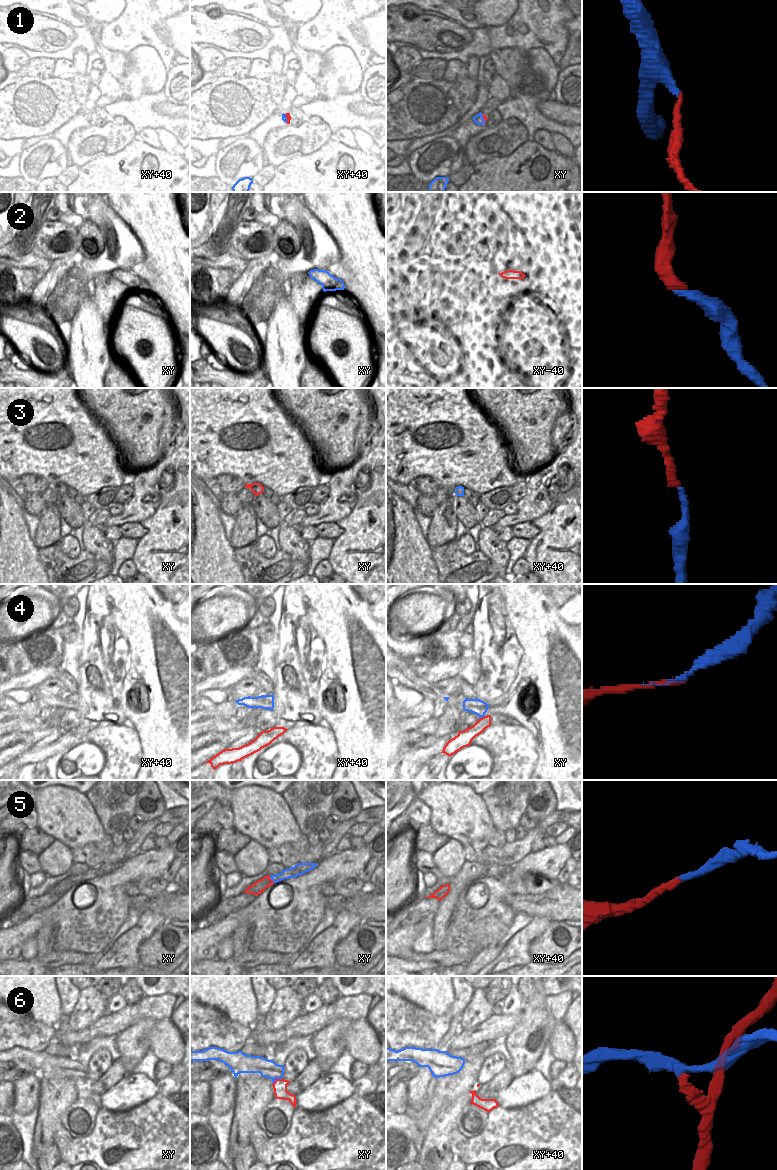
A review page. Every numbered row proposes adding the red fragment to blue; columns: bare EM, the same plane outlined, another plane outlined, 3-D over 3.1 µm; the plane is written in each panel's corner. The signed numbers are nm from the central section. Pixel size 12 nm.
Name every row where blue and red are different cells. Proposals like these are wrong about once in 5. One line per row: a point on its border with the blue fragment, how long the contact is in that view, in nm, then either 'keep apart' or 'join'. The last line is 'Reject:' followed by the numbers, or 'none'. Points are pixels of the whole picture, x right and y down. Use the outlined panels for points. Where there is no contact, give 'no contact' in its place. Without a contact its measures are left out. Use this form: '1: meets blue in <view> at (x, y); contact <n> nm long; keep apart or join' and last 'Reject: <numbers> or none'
1: meets blue in xy at (483, 119); contact 130 nm long; join
2: no contact; join
3: no contact; join
4: meets blue in xy at (482, 716); contact 70 nm long; keep apart
5: meets blue in xy at (272, 879); contact 110 nm long; join
6: meets blue in xy at (276, 1078); contact 160 nm long; keep apart
Reject: 4, 6

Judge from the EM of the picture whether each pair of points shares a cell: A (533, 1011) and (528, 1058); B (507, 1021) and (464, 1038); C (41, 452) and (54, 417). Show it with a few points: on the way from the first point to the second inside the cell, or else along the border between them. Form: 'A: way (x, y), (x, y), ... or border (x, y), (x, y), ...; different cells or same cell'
A: way (533, 1023), (533, 1029), (528, 1034), (524, 1046); same cell
B: way (496, 1027), (475, 1036); same cell
C: way (59, 451), (75, 442), (72, 424); same cell

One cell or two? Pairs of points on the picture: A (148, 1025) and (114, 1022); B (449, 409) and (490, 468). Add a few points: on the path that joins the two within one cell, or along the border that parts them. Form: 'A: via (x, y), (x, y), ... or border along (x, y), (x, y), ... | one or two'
A: border along (156, 1020), (141, 1018), (115, 1035) | two
B: via (459, 424), (464, 430), (465, 441), (476, 453) | one

